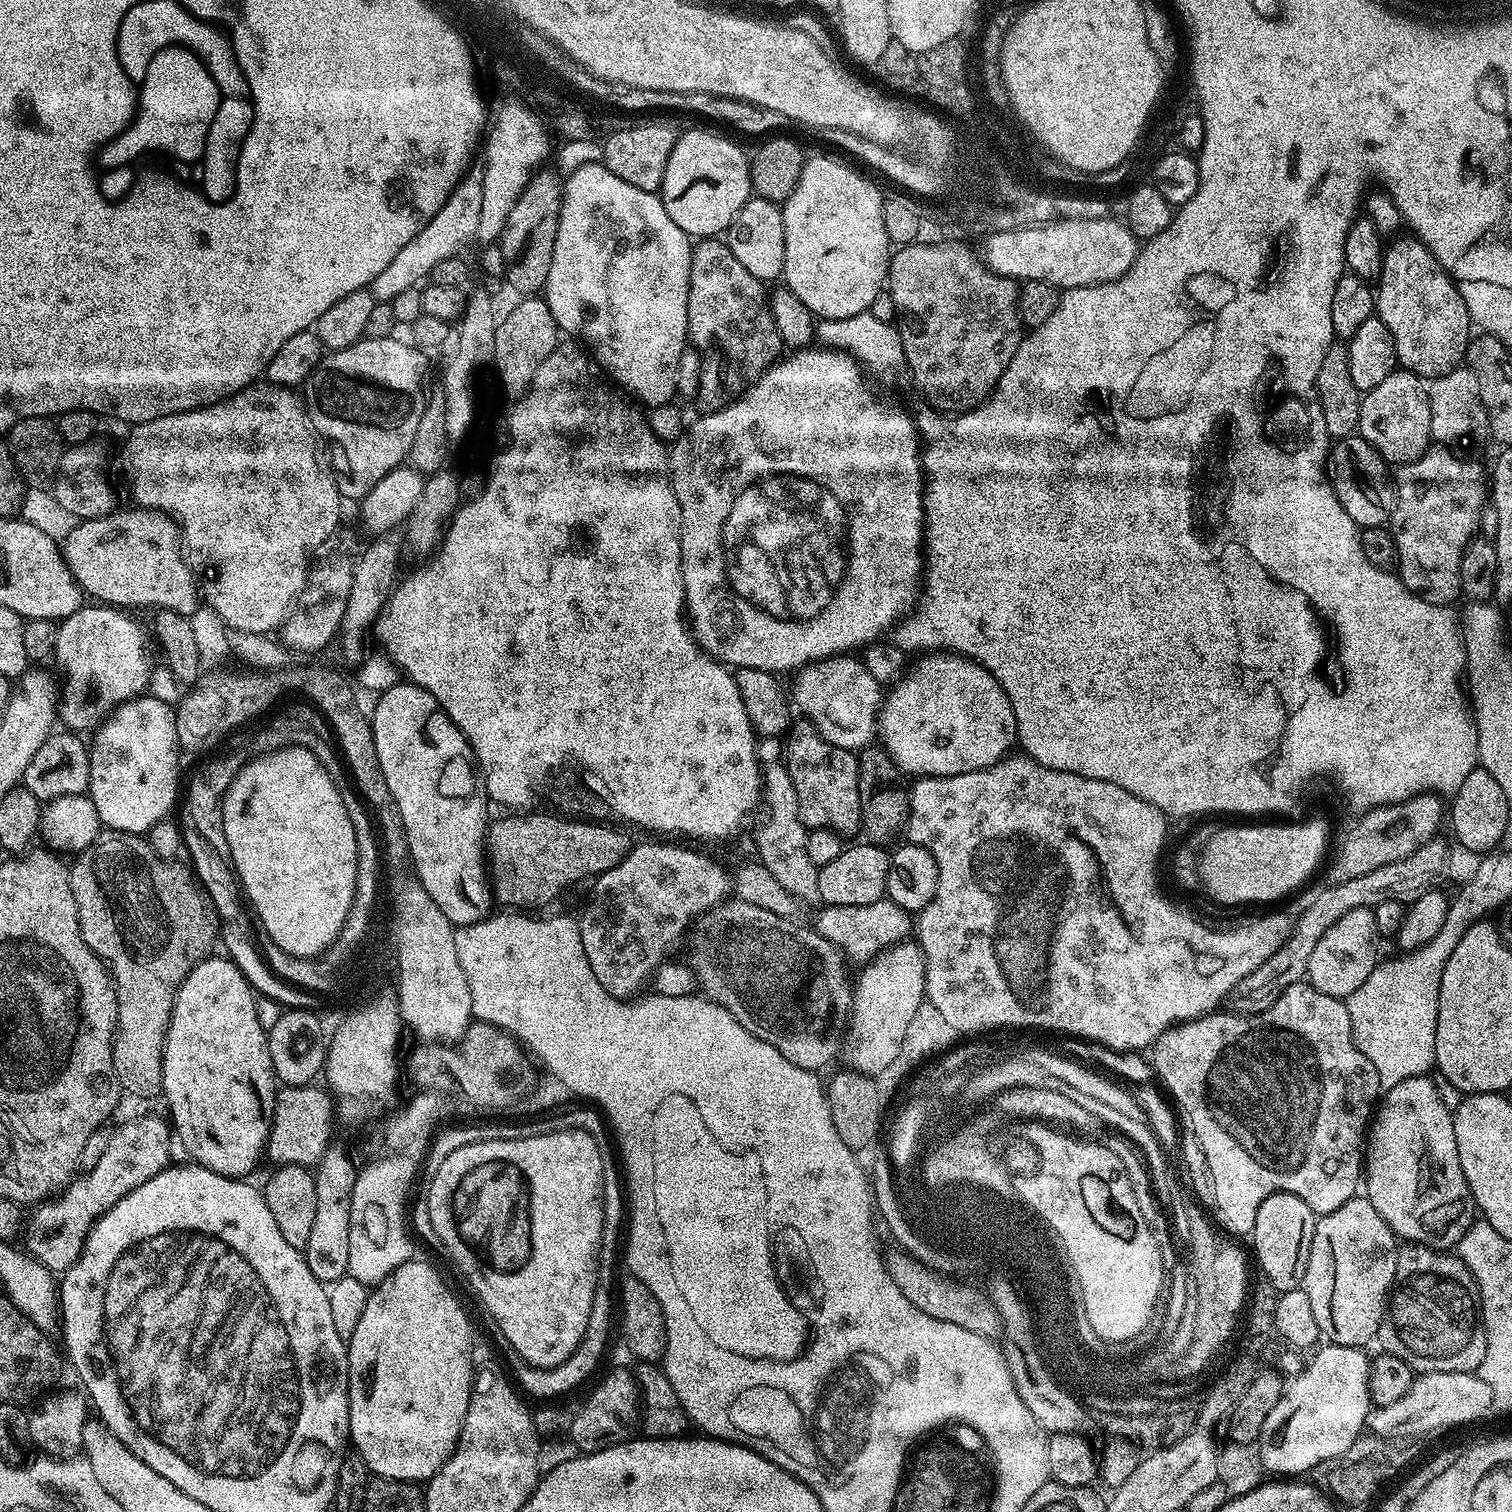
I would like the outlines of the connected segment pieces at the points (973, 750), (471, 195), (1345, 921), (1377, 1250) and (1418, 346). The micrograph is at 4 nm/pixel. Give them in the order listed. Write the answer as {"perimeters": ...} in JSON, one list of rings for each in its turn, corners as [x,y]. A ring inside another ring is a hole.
{"perimeters":[[[[928,654],[917,660],[904,679],[891,685],[892,693],[887,693],[878,721],[882,747],[901,773],[909,772],[912,778],[970,774],[994,766],[1013,751],[1017,738],[1012,703],[982,665],[955,654]]],[[[479,171],[467,173],[453,189],[451,196],[447,198],[447,202],[443,204],[438,214],[398,252],[390,265],[378,274],[370,286],[370,291],[377,301],[389,303],[403,291],[417,287],[431,275],[433,267],[438,262],[442,262],[444,258],[459,255],[464,250],[462,248],[467,244],[468,236],[470,240],[470,236],[474,236],[478,230],[481,178],[482,174]]],[[[1371,908],[1350,910],[1350,914],[1342,914],[1326,934],[1322,934],[1318,946],[1310,953],[1307,983],[1313,988],[1322,990],[1322,994],[1330,994],[1346,998],[1370,978],[1370,974],[1378,963],[1376,957],[1376,940],[1378,933],[1374,922],[1374,911]]],[[[1367,1198],[1347,1200],[1338,1210],[1323,1213],[1316,1221],[1314,1242],[1310,1246],[1310,1258],[1306,1266],[1302,1287],[1310,1297],[1318,1330],[1327,1343],[1351,1348],[1364,1348],[1380,1335],[1380,1324],[1388,1307],[1392,1285],[1396,1283],[1396,1254],[1398,1237],[1389,1224],[1374,1210]]],[[[1397,235],[1397,240],[1384,249],[1384,261],[1374,288],[1375,315],[1394,334],[1399,367],[1421,378],[1435,378],[1461,367],[1474,325],[1456,281],[1419,238],[1407,235]]]]}

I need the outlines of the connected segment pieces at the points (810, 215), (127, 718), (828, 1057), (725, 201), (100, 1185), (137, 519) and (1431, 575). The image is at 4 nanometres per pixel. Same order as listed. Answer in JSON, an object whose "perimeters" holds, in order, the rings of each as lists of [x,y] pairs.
{"perimeters":[[[[809,155],[804,162],[804,169],[800,175],[798,186],[790,198],[783,201],[782,211],[784,213],[784,225],[786,226],[786,258],[784,259],[783,283],[806,306],[812,311],[813,316],[820,320],[833,320],[834,318],[848,318],[854,314],[862,314],[869,311],[871,303],[877,297],[878,292],[885,287],[888,275],[888,261],[890,259],[890,243],[886,234],[886,227],[883,226],[883,204],[886,199],[885,193],[880,193],[880,188],[876,184],[871,184],[860,172],[855,172],[848,164],[843,164],[840,160],[835,160],[832,156],[812,156]]],[[[143,694],[122,704],[95,729],[92,737],[96,737],[90,740],[90,782],[87,795],[91,797],[101,825],[113,832],[146,834],[178,804],[178,793],[182,788],[182,751],[175,734],[174,708],[172,704],[168,705],[166,701],[150,695]]],[[[739,898],[729,899],[700,918],[696,937],[695,932],[691,937],[696,953],[690,957],[690,963],[696,969],[703,995],[730,1010],[754,1038],[770,1042],[786,1062],[816,1072],[835,1058],[844,1032],[846,1036],[852,1015],[854,980],[851,975],[848,977],[849,961],[838,945],[822,938],[815,927],[803,928],[796,923],[800,922],[770,914],[762,906],[750,906],[750,902]]],[[[692,128],[689,132],[681,131],[676,138],[674,150],[670,150],[670,162],[666,162],[666,174],[662,178],[662,186],[659,190],[659,198],[666,206],[666,214],[670,214],[670,218],[674,218],[674,222],[678,222],[678,226],[683,230],[689,238],[716,238],[716,235],[727,233],[728,227],[732,224],[732,219],[738,214],[738,210],[742,210],[742,206],[753,195],[752,190],[752,173],[750,171],[750,160],[744,152],[732,140],[727,140],[724,136],[719,136],[716,132],[707,132],[704,128]]],[[[140,1116],[137,1120],[126,1121],[120,1129],[117,1127],[110,1138],[110,1146],[106,1146],[106,1154],[102,1154],[98,1163],[80,1174],[84,1176],[77,1175],[51,1202],[41,1203],[29,1218],[28,1225],[26,1220],[22,1236],[24,1232],[23,1247],[27,1254],[52,1273],[64,1273],[79,1258],[84,1239],[97,1217],[142,1186],[142,1182],[169,1167],[168,1132],[170,1136],[169,1121],[160,1116]]],[[[131,506],[125,512],[113,510],[108,516],[99,516],[93,520],[81,520],[62,540],[64,561],[74,574],[81,593],[85,597],[93,596],[93,601],[104,606],[115,606],[121,610],[132,608],[152,608],[177,612],[191,617],[196,607],[201,607],[202,596],[198,591],[198,581],[188,561],[184,558],[184,549],[180,542],[180,529],[175,520],[162,512],[153,512],[151,508]]],[[[1432,446],[1423,456],[1419,456],[1414,462],[1409,464],[1401,464],[1394,472],[1394,487],[1396,489],[1396,508],[1392,511],[1392,519],[1390,521],[1390,531],[1394,542],[1396,543],[1396,564],[1398,565],[1398,575],[1401,582],[1413,592],[1416,596],[1421,596],[1426,602],[1431,604],[1443,604],[1445,606],[1453,603],[1455,596],[1461,595],[1460,591],[1460,567],[1462,566],[1462,554],[1466,550],[1466,546],[1477,535],[1476,527],[1480,524],[1480,515],[1484,512],[1484,504],[1486,508],[1486,472],[1479,468],[1476,464],[1471,464],[1468,460],[1459,460],[1454,454],[1453,449],[1447,446]]]]}

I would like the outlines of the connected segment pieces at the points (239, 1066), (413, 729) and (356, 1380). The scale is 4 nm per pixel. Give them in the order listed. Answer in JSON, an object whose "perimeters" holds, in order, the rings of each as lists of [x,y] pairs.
{"perimeters":[[[[221,955],[222,957],[215,956],[205,958],[194,965],[190,970],[190,974],[180,984],[180,989],[176,991],[172,1017],[168,1023],[168,1033],[164,1039],[164,1065],[162,1066],[164,1091],[162,1096],[163,1099],[168,1099],[168,1108],[172,1111],[172,1116],[170,1115],[171,1127],[174,1129],[175,1135],[176,1132],[180,1135],[180,1144],[192,1155],[189,1156],[191,1159],[199,1164],[201,1168],[209,1168],[211,1172],[233,1178],[244,1178],[247,1177],[247,1172],[259,1162],[260,1156],[262,1160],[265,1155],[268,1131],[272,1125],[272,1111],[276,1105],[278,1079],[274,1069],[272,1069],[270,1050],[268,1049],[268,1033],[258,1023],[257,993],[252,985],[248,983],[248,979],[242,974],[242,970],[238,970],[238,966],[231,958],[225,958],[223,955]]],[[[399,682],[394,686],[390,686],[385,692],[379,693],[375,697],[376,705],[370,708],[370,719],[372,722],[372,733],[374,734],[374,757],[376,756],[376,764],[378,774],[382,778],[386,778],[386,786],[390,786],[390,794],[394,794],[394,802],[398,802],[398,810],[402,814],[402,826],[406,826],[408,831],[408,845],[410,846],[411,867],[416,867],[416,876],[419,887],[424,888],[426,894],[430,896],[438,904],[438,907],[452,925],[459,926],[462,924],[473,924],[478,920],[484,919],[489,915],[490,909],[493,907],[494,896],[490,891],[489,881],[486,879],[486,833],[490,823],[490,815],[488,816],[488,808],[490,809],[490,801],[488,799],[488,791],[482,783],[481,773],[478,771],[477,765],[474,763],[472,755],[472,747],[468,745],[468,740],[454,726],[452,719],[442,710],[442,706],[438,706],[438,702],[434,698],[434,694],[430,694],[425,688],[419,688],[417,684],[411,682]]],[[[413,1258],[398,1266],[382,1283],[369,1291],[366,1310],[362,1310],[362,1318],[354,1330],[354,1334],[346,1342],[348,1345],[348,1434],[351,1447],[366,1462],[369,1473],[373,1477],[381,1476],[387,1480],[406,1480],[409,1482],[427,1482],[432,1475],[443,1466],[456,1450],[456,1443],[466,1418],[468,1403],[472,1397],[472,1324],[460,1305],[460,1300],[448,1289],[446,1281],[432,1264]]]]}

